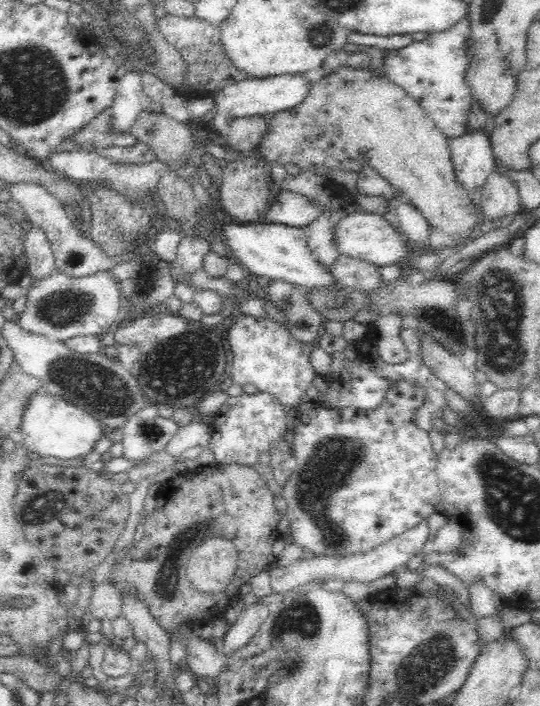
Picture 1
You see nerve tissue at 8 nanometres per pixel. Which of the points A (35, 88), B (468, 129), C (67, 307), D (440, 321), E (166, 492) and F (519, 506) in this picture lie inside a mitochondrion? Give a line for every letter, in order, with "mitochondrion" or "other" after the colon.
A: mitochondrion
B: other
C: mitochondrion
D: mitochondrion
E: other
F: mitochondrion

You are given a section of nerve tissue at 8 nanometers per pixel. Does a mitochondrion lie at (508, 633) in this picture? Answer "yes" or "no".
no

